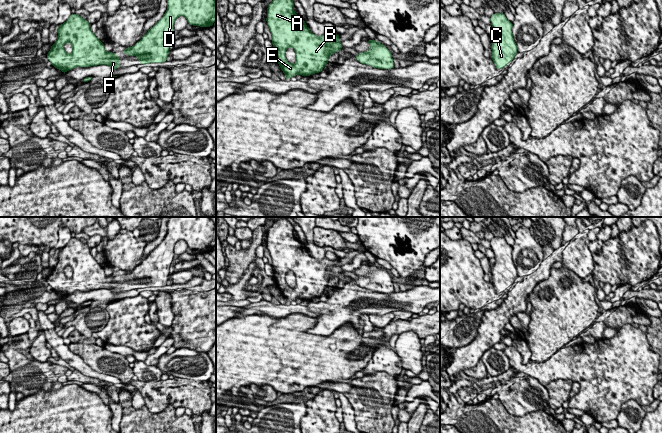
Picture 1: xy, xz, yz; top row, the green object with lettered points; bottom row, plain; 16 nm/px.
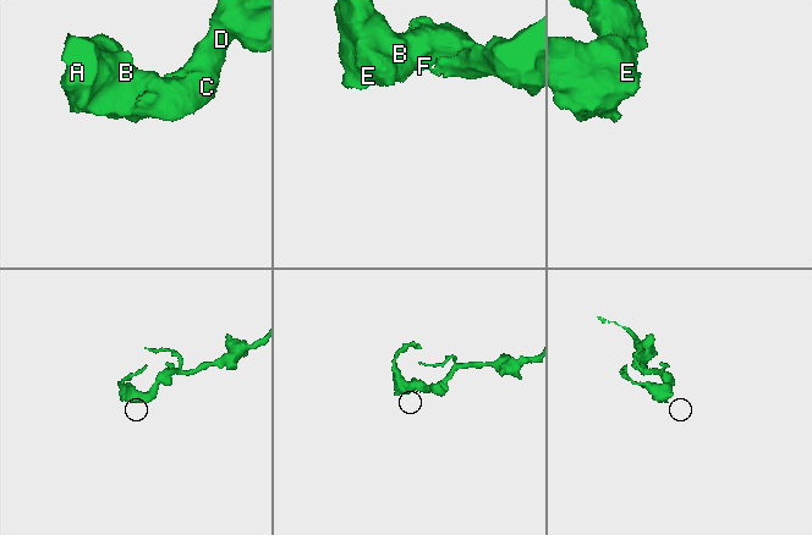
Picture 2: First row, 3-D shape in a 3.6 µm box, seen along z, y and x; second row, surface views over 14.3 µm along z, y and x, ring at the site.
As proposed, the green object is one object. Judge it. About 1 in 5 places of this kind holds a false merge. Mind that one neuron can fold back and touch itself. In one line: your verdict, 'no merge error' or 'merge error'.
no merge error

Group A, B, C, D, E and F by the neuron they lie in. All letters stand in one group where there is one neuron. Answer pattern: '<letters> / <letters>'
A B C D E F

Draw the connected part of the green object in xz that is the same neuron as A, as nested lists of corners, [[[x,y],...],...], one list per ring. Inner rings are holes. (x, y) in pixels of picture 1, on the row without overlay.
[[[287,218],[277,220],[267,231],[266,245],[272,258],[273,278],[281,294],[286,299],[285,304],[297,298],[311,300],[314,297],[320,297],[324,290],[328,288],[328,282],[343,272],[339,264],[339,257],[333,261],[327,258],[320,261],[314,259],[308,253],[305,244],[296,239],[293,232],[294,226]],[[289,271],[295,274],[296,286],[294,288],[289,287],[285,280],[285,276]]]

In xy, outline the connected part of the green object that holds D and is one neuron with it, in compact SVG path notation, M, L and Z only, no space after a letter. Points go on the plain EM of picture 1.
M170 217L167 223L167 235L134 270L127 271L122 278L137 280L140 288L164 287L169 278L169 268L173 261L174 246L179 240L185 240L188 248L211 251L216 245L216 224L209 217Z

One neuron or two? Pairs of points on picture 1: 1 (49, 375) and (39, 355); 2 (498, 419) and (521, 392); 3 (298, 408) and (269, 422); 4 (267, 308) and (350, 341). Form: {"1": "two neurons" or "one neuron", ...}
{"1": "two neurons", "2": "two neurons", "3": "one neuron", "4": "two neurons"}

